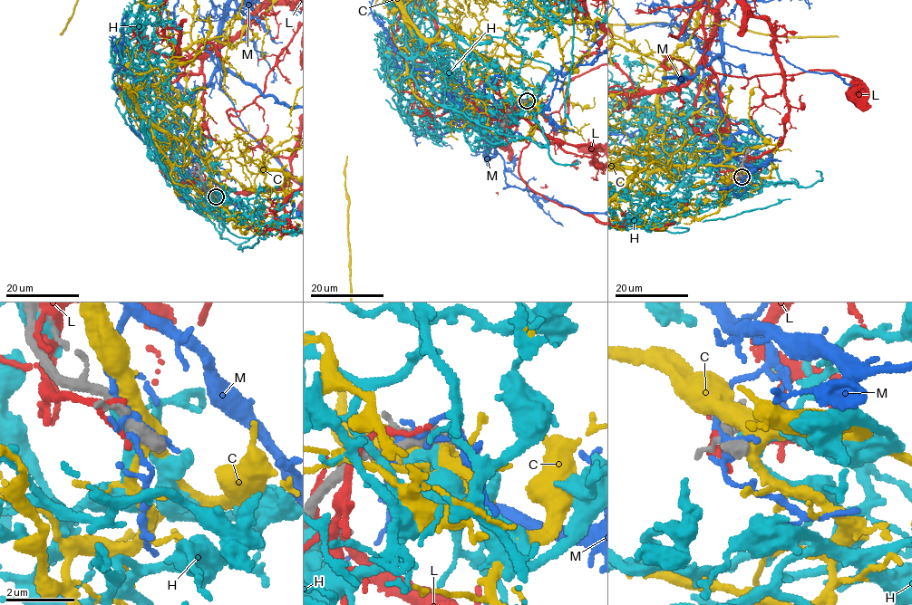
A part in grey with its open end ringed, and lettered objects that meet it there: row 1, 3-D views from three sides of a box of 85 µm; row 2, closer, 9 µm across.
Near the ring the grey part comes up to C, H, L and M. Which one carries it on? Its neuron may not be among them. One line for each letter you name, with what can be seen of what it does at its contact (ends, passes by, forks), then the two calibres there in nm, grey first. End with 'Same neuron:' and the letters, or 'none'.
Same neuron: none

